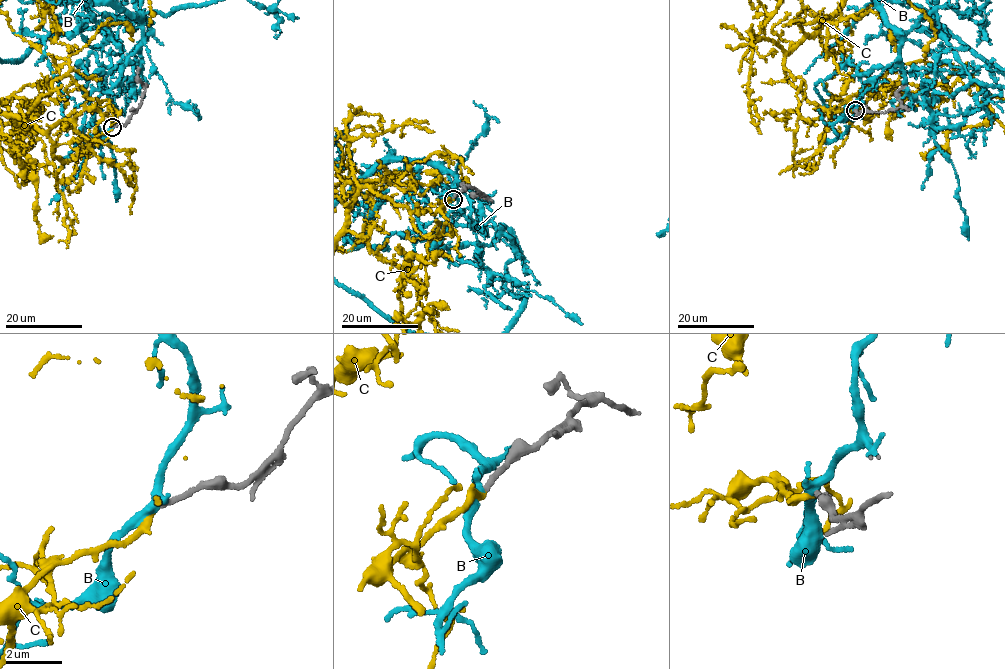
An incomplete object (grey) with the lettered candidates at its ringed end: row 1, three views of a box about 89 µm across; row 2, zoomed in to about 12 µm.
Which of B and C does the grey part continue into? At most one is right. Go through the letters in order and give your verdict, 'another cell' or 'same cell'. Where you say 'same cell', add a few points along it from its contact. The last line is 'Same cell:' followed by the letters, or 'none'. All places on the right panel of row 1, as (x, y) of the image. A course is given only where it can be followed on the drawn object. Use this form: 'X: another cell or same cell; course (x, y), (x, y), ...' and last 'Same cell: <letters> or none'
B: another cell
C: same cell
Same cell: C

